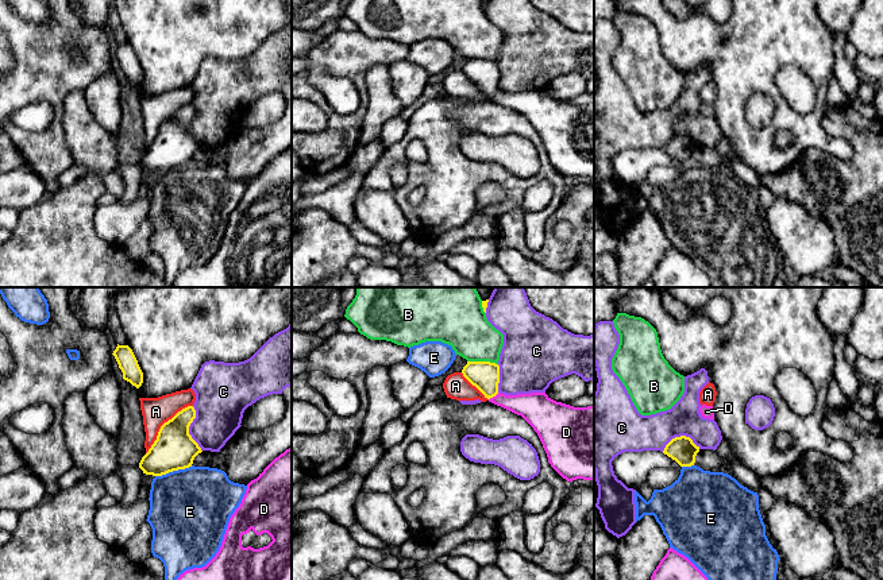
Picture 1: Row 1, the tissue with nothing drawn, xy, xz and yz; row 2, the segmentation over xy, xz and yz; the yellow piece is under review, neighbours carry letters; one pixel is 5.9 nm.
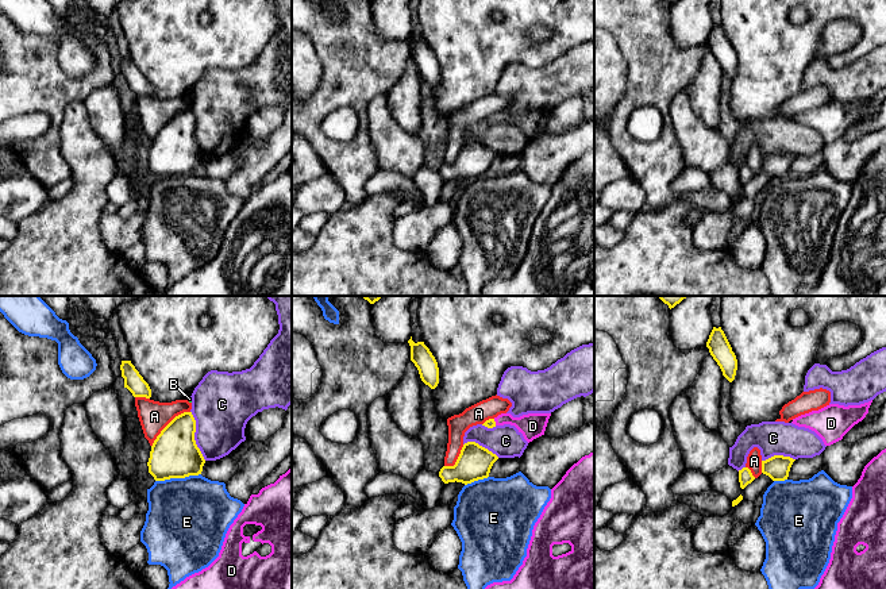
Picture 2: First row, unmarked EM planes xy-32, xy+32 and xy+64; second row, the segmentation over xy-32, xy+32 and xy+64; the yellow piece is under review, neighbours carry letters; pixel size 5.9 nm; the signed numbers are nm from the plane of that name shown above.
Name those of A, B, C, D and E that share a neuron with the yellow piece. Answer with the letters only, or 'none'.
D

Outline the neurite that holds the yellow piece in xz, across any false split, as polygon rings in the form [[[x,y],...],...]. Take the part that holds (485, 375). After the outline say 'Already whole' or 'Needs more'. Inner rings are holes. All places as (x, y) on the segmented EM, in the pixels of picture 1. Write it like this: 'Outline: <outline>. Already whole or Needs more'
Outline: [[[467,361],[463,376],[489,402],[521,415],[537,433],[551,467],[567,482],[594,480],[594,405],[574,407],[551,399],[545,393],[505,395],[498,391],[500,366],[490,361]]]. Needs more

